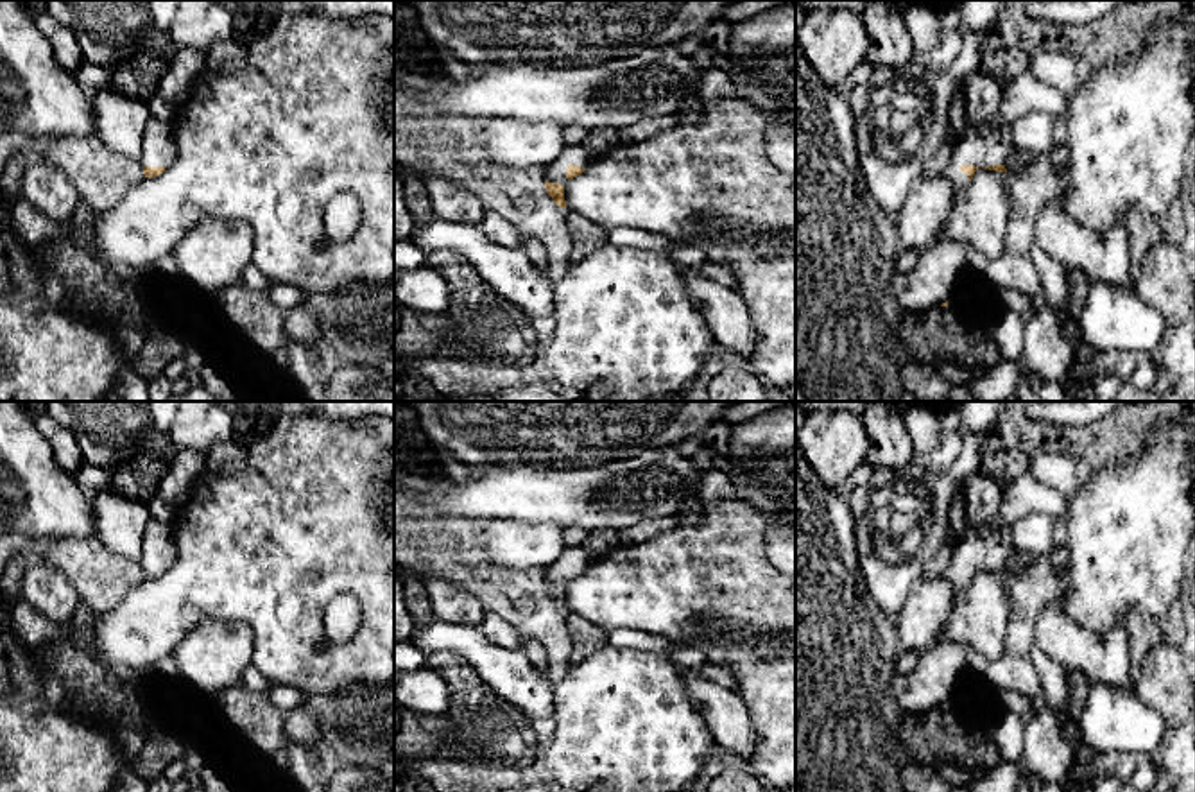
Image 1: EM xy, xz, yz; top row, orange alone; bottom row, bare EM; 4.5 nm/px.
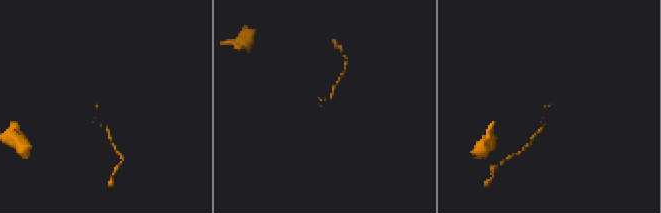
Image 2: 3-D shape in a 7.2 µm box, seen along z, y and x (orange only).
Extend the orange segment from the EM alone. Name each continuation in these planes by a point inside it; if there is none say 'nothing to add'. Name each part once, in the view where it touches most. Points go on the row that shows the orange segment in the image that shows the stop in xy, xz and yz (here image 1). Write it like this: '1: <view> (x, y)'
1: yz (986, 144)

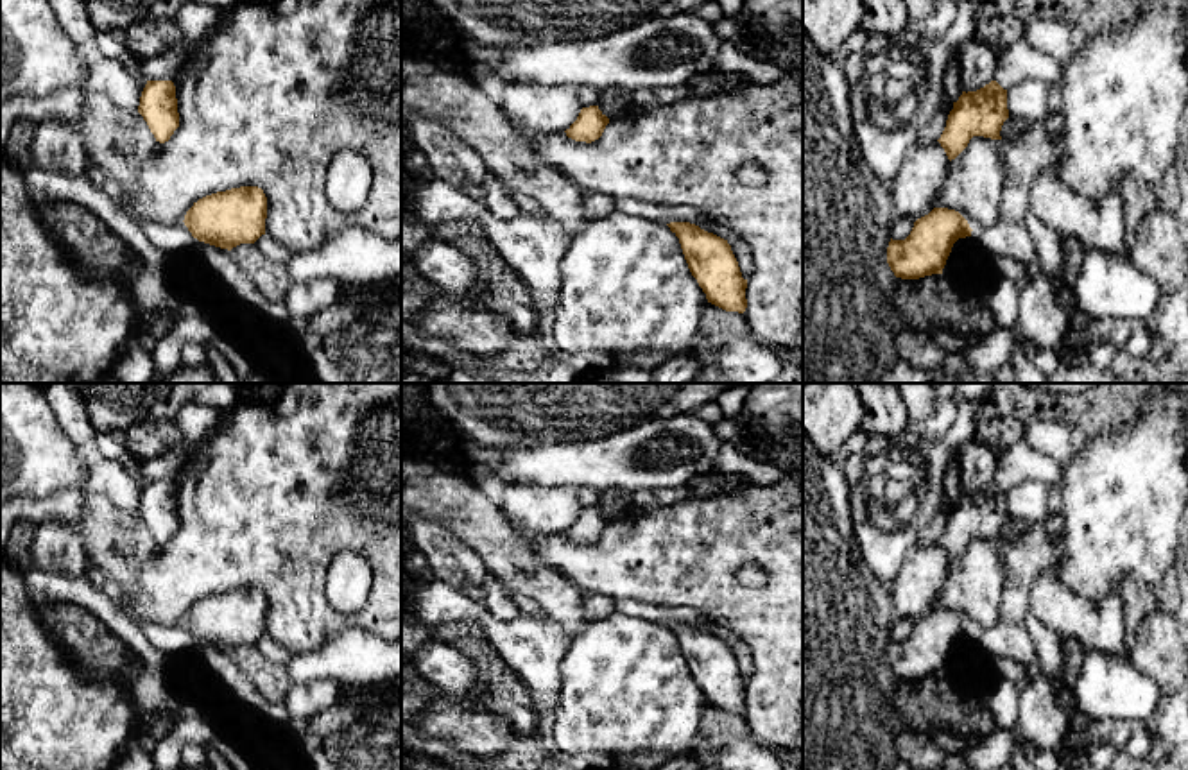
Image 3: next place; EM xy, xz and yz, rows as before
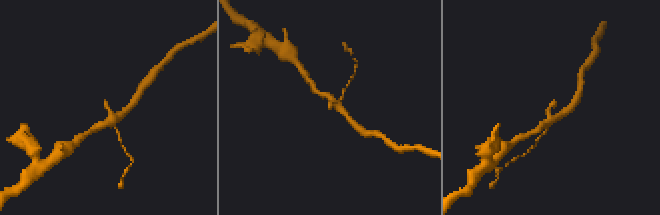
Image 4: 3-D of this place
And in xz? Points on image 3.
nothing to add

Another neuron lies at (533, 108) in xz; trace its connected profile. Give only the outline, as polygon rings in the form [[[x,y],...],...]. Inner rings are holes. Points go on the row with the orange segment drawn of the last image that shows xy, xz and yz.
[[[500,79],[480,81],[505,118],[525,131],[564,133],[581,113],[577,86],[532,86]]]

